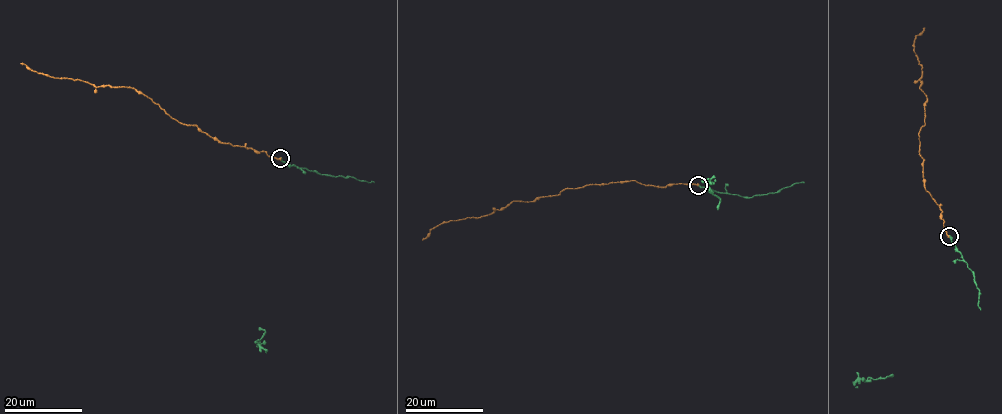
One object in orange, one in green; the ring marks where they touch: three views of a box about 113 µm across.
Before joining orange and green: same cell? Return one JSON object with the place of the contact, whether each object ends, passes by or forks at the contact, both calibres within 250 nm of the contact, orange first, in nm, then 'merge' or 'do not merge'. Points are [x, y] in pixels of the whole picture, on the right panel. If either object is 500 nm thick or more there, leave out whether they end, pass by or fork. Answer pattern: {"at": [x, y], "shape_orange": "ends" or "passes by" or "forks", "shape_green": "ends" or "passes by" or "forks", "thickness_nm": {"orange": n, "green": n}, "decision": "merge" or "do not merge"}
{"at": [949, 236], "shape_orange": "ends", "shape_green": "ends", "thickness_nm": {"orange": 360, "green": 240}, "decision": "merge"}

